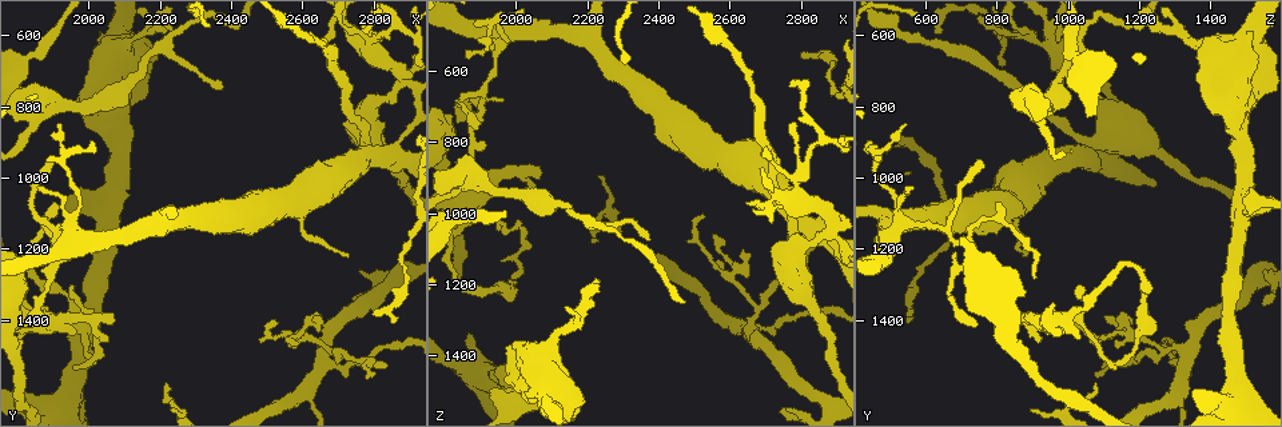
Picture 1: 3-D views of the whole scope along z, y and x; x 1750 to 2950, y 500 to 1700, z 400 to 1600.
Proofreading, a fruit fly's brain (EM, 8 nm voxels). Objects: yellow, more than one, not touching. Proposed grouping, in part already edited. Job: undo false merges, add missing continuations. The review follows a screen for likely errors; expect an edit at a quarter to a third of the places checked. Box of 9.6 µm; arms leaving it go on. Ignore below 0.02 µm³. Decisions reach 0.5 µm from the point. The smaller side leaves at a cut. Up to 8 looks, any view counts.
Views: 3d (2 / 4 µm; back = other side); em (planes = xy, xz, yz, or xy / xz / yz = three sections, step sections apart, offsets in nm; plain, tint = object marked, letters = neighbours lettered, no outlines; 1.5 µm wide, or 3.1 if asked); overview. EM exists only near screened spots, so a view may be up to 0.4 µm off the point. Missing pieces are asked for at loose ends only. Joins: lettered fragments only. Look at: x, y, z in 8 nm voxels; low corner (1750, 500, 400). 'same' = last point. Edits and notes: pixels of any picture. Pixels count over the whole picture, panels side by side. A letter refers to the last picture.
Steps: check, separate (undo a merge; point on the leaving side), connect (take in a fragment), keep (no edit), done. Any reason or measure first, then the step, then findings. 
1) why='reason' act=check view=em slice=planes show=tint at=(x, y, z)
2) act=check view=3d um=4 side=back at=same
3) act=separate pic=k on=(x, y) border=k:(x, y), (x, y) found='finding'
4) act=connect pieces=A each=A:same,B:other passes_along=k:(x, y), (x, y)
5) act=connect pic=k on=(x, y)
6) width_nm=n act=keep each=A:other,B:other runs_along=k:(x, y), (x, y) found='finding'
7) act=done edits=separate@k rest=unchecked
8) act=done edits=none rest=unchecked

why='thin end' act=check view=em slice=xy step=4 show=letters at=(2380, 740, 1070)

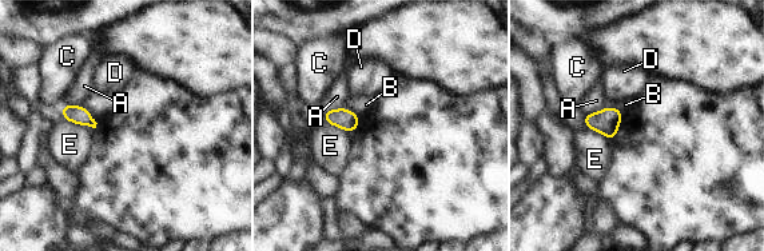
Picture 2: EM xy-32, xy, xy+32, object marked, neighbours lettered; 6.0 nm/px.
longest_contact=E:200nm act=keep each=A:other,B:other,C:other,D:other,E:other border=2:(624, 112), (621, 119) found='none of them fits'

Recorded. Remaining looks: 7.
why='branch stops here' act=check view=3d um=4 at=(2000, 860, 1470)

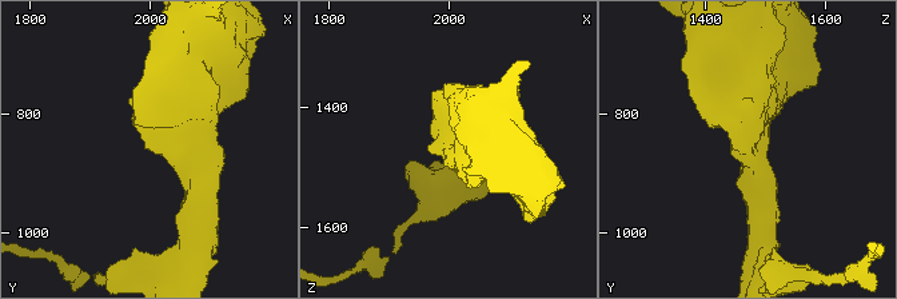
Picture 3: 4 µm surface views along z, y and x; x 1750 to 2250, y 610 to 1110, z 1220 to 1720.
act=check view=em slice=planes show=letters at=(1990, 860, 1465)

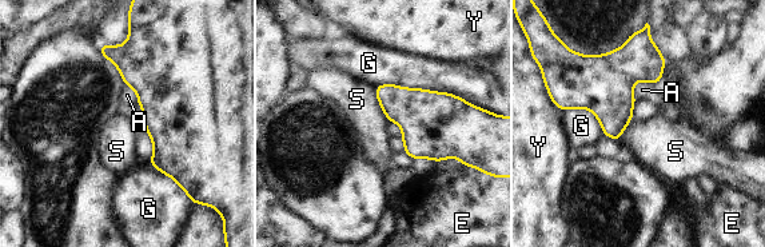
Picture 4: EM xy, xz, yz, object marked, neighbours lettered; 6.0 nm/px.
act=keep each=A:other,E:other,G:other,S:other,Y:other border=4:(374, 86), (447, 91), (467, 103) found='no lettered fragment goes on from it'

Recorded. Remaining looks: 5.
why='branch stops here' act=check view=3d um=4 at=(2060, 1390, 910)

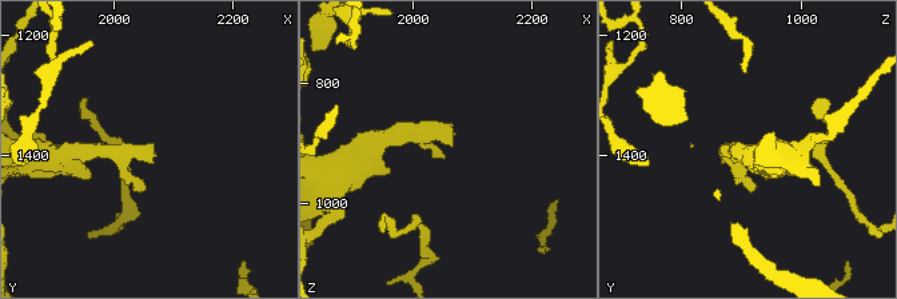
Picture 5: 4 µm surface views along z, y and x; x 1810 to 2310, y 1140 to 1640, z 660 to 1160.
why='need the tissue' act=check view=em slice=planes show=plain at=(2070, 1390, 905)

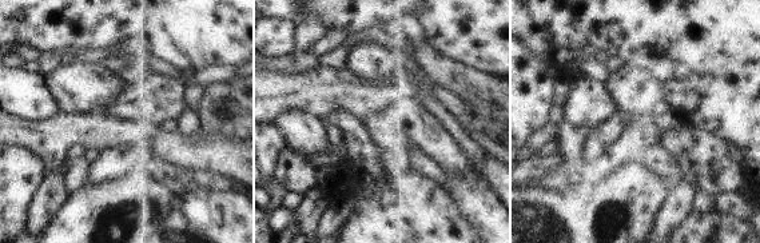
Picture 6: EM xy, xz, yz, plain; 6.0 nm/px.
why='what lies round it' act=check view=em slice=planes show=letters at=same

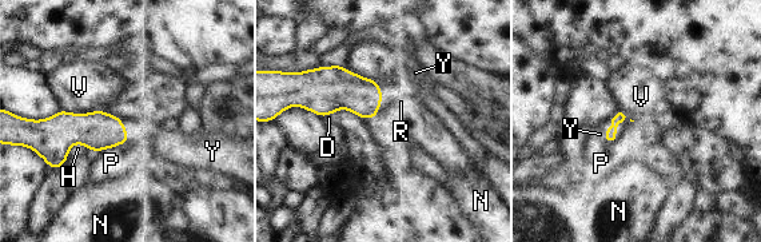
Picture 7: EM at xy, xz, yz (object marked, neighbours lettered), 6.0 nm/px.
act=connect pieces=Y each=D:other,H:other,N:other,P:other,R:other,V:other,Y:same passes_along=7:(610, 135), (605, 137), (596, 143) found='the neuron continues'

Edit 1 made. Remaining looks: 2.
why='an open end' act=check view=em slice=planes show=letters at=(1920, 850, 550)

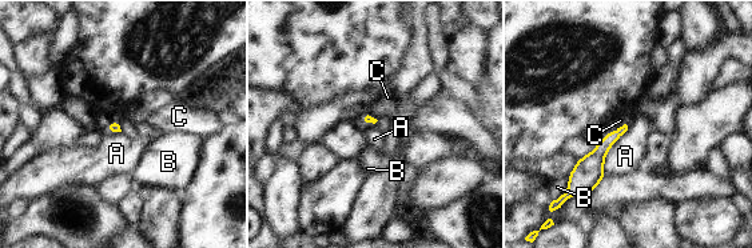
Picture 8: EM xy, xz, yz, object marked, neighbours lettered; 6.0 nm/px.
longest_contact=A:320nm act=keep each=A:other,B:other,C:other found='no lettered fragment goes on from it'

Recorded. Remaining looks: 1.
act=done edits=connect@7 rest=unchecked

